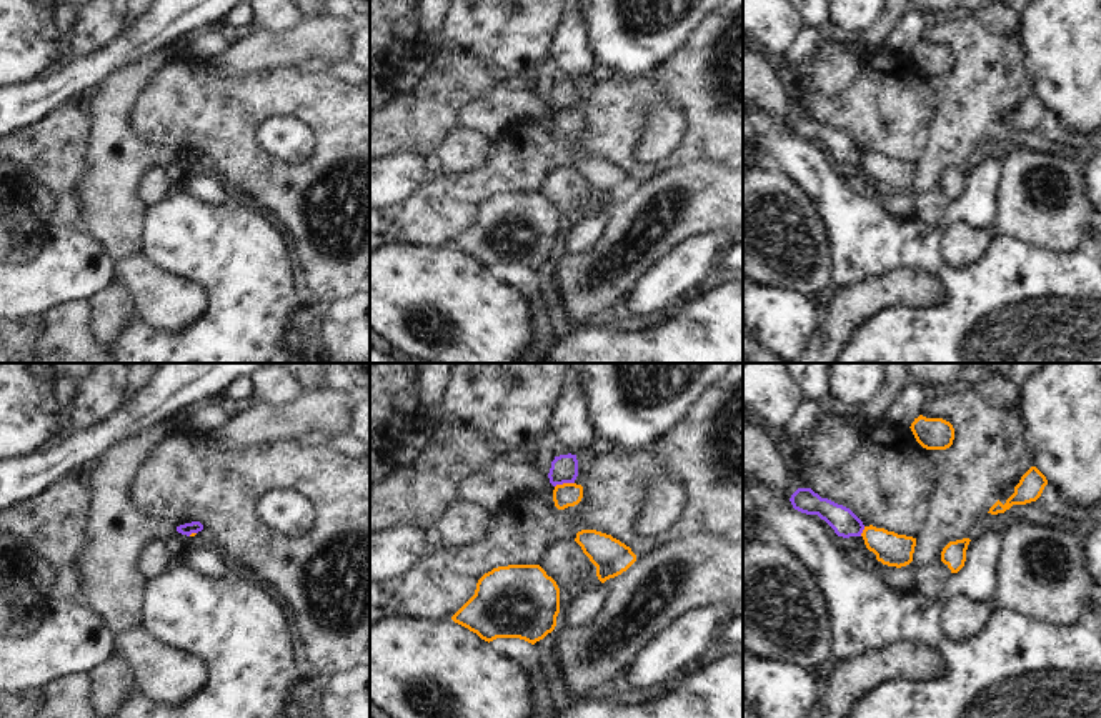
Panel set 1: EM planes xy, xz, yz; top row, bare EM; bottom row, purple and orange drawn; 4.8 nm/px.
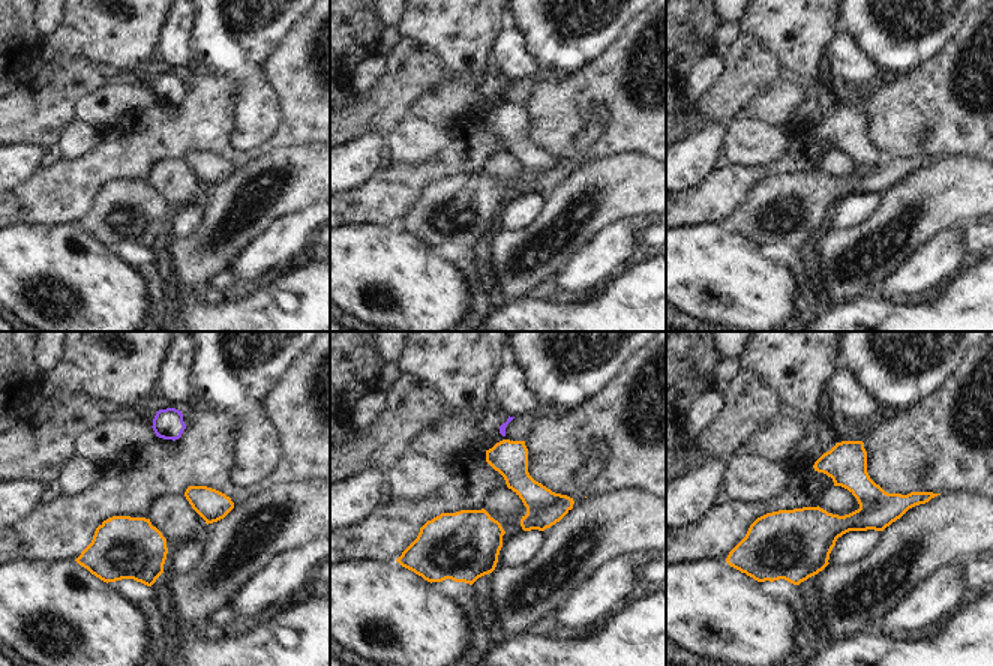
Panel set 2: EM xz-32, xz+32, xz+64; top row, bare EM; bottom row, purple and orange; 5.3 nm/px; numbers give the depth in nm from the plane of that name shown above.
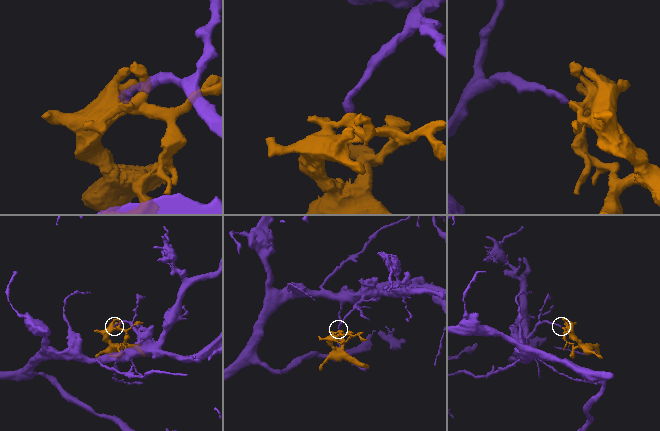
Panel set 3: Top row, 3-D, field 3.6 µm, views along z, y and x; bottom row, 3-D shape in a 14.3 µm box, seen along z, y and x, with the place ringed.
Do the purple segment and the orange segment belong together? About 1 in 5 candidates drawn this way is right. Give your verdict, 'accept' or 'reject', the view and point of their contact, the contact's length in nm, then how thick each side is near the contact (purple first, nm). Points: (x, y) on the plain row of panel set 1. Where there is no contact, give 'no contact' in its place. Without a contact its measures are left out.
reject; contact xz (563, 109); length 100 nm; calibres 130 and 120 nm

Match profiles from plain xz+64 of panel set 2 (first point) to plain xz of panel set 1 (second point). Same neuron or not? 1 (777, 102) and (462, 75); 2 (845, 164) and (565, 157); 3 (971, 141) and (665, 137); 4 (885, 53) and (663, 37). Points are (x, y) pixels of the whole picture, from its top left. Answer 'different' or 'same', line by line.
1: different
2: different
3: different
4: same

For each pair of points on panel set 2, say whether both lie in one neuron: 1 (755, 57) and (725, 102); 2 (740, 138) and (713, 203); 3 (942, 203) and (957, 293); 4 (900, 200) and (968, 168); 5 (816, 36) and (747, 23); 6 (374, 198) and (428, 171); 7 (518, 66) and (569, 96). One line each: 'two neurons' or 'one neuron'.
1: one neuron
2: two neurons
3: two neurons
4: one neuron
5: one neuron
6: one neuron
7: two neurons

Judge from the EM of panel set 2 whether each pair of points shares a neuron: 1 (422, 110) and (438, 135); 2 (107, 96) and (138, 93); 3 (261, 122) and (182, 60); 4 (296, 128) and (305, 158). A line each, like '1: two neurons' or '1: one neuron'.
1: two neurons
2: one neuron
3: two neurons
4: two neurons

